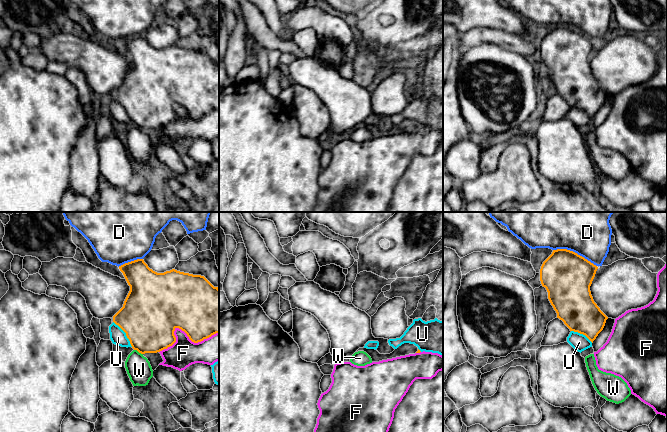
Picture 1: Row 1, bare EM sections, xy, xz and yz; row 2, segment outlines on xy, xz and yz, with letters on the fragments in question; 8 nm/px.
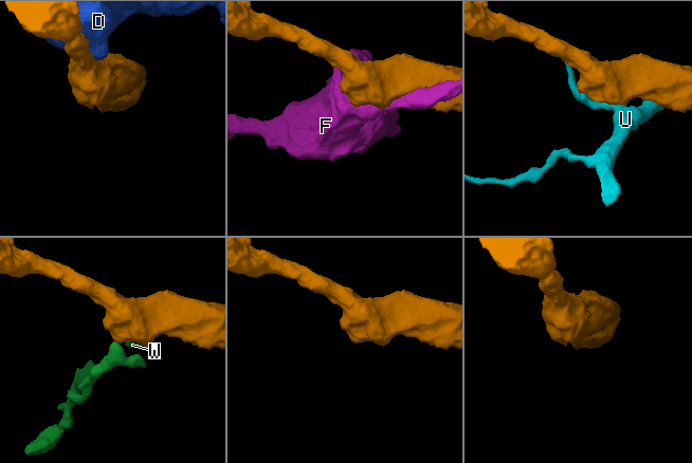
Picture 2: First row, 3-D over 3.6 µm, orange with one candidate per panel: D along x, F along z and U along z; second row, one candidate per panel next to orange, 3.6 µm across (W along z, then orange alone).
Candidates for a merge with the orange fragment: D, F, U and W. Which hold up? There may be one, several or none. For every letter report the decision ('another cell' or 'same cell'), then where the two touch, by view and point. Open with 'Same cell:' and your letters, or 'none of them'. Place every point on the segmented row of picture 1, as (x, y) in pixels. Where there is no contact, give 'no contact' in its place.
Same cell: none of them
D: another cell; meets orange in yz at (574, 252)
F: another cell; meets orange in xy at (183, 330)
U: another cell; meets orange in xy at (126, 334)
W: another cell; meets orange in xy at (138, 351)

